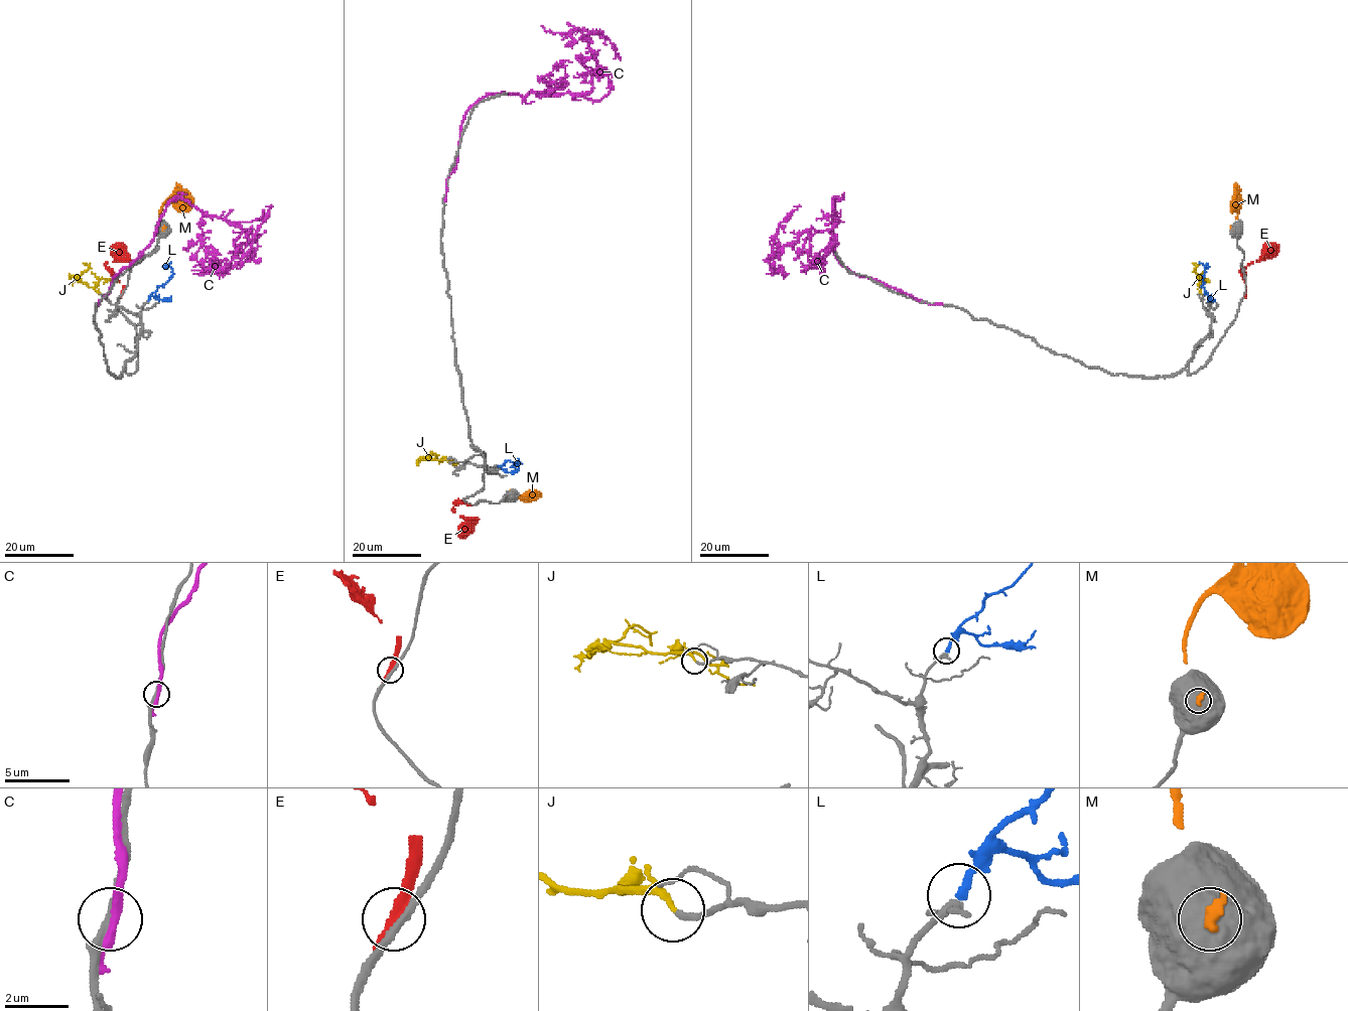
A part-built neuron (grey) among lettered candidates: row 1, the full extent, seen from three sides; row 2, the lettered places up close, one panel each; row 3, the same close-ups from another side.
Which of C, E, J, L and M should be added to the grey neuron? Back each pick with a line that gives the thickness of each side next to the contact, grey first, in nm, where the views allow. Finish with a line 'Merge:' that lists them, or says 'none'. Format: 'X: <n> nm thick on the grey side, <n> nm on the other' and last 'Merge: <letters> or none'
J: 200 nm thick on the grey side, 220 nm on the other
L: 240 nm thick on the grey side, 240 nm on the other
Merge: J, L

